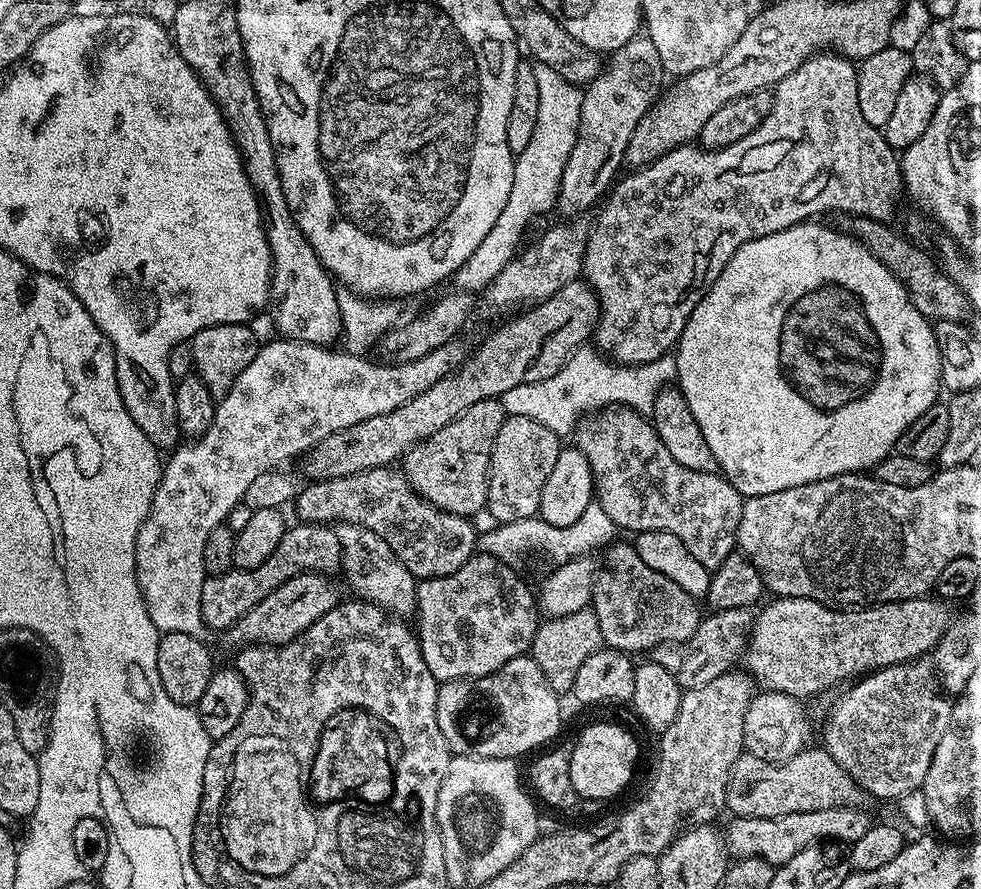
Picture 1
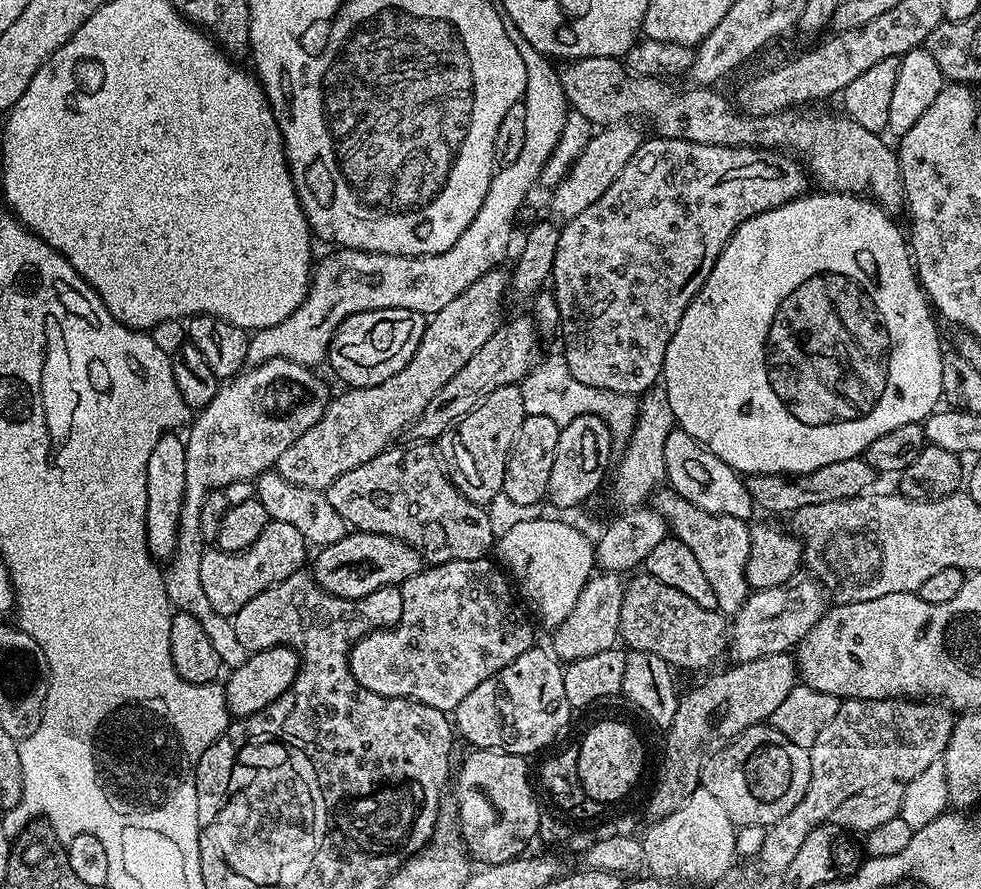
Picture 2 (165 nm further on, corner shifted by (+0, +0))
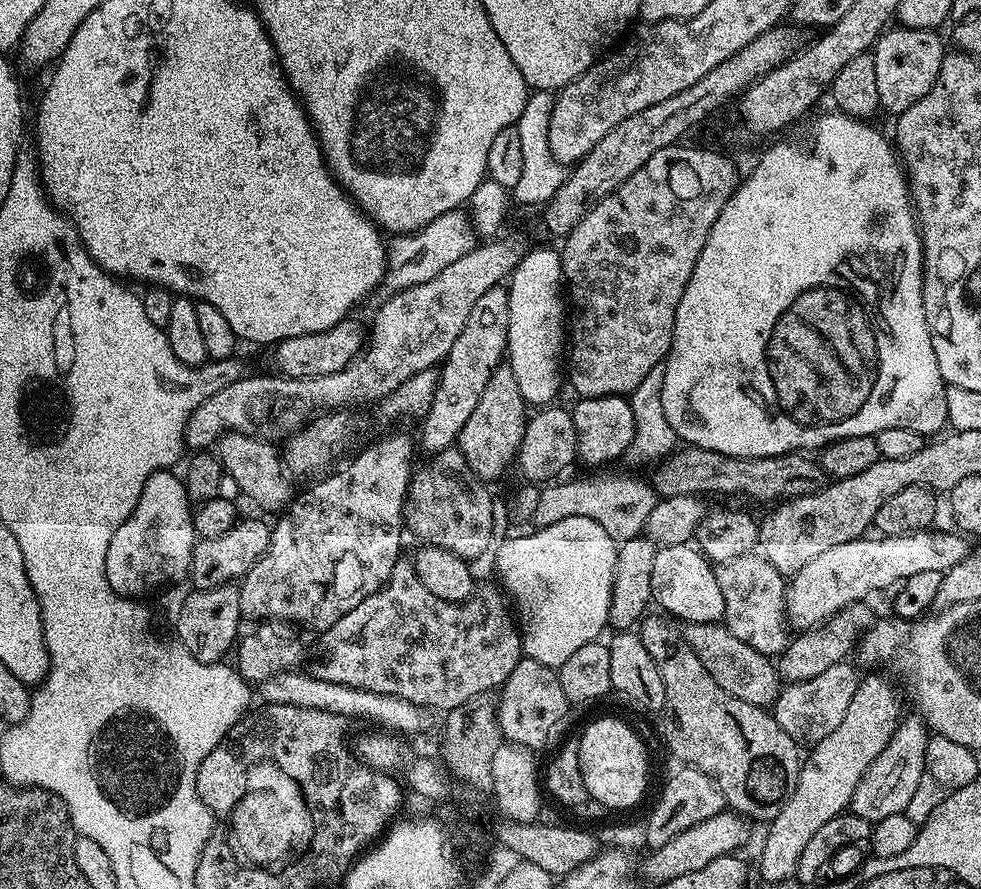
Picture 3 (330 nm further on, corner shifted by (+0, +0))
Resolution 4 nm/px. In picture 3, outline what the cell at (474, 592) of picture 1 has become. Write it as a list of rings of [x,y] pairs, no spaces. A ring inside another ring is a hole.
[[[401,558],[380,589],[370,594],[370,598],[362,598],[350,614],[342,614],[334,626],[323,629],[324,661],[310,668],[311,675],[326,682],[373,691],[374,694],[394,695],[416,704],[421,710],[447,710],[462,706],[462,702],[470,702],[470,698],[478,694],[499,689],[522,658],[517,621],[505,597],[497,592],[484,588],[480,596],[478,592],[463,604],[451,604],[442,598],[434,598],[434,594],[422,586],[415,563],[411,559]]]

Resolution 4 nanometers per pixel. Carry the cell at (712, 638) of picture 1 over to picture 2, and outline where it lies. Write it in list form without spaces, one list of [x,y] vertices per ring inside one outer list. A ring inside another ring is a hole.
[[[797,574],[782,586],[753,591],[730,620],[730,656],[739,662],[795,649],[826,611],[826,593],[811,575]]]

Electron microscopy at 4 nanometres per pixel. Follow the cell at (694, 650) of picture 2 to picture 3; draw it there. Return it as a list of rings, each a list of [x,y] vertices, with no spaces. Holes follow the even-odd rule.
[[[723,622],[719,624],[684,624],[682,628],[684,641],[698,654],[698,662],[710,670],[710,678],[726,690],[734,698],[742,702],[750,702],[759,708],[771,709],[780,696],[782,679],[777,665],[770,662],[769,657],[758,654],[754,646],[746,646],[742,638],[730,634]]]

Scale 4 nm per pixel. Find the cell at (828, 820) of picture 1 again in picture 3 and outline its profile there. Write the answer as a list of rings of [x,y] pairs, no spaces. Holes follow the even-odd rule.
[[[918,714],[905,715],[896,725],[896,732],[890,738],[886,750],[874,758],[874,762],[862,774],[858,786],[852,795],[850,810],[858,818],[870,821],[890,818],[890,814],[906,812],[910,798],[921,781],[923,763],[926,762],[926,748],[930,737],[930,729]]]

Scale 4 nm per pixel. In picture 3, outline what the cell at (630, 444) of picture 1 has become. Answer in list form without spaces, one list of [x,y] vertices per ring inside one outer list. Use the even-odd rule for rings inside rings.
[[[759,554],[739,556],[725,564],[715,565],[715,570],[724,603],[722,622],[730,634],[742,638],[746,646],[754,646],[758,654],[779,658],[790,641],[790,625],[784,610],[786,577]]]

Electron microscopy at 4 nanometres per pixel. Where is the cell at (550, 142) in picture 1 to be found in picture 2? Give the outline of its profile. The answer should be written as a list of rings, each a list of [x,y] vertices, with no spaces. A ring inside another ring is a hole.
[[[517,39],[516,49],[518,54],[522,54],[522,62],[526,66],[526,90],[522,97],[526,106],[526,138],[516,161],[503,165],[493,175],[490,190],[486,190],[486,198],[482,202],[482,210],[478,210],[474,222],[470,222],[462,238],[458,238],[450,250],[431,257],[434,266],[438,266],[438,282],[445,284],[452,296],[462,294],[471,284],[478,282],[478,278],[503,265],[500,263],[512,240],[512,223],[516,220],[516,211],[523,206],[528,191],[539,182],[548,159],[557,155],[564,121],[570,115],[570,105],[564,97],[560,74],[553,63],[538,54],[534,46],[525,40]]]

